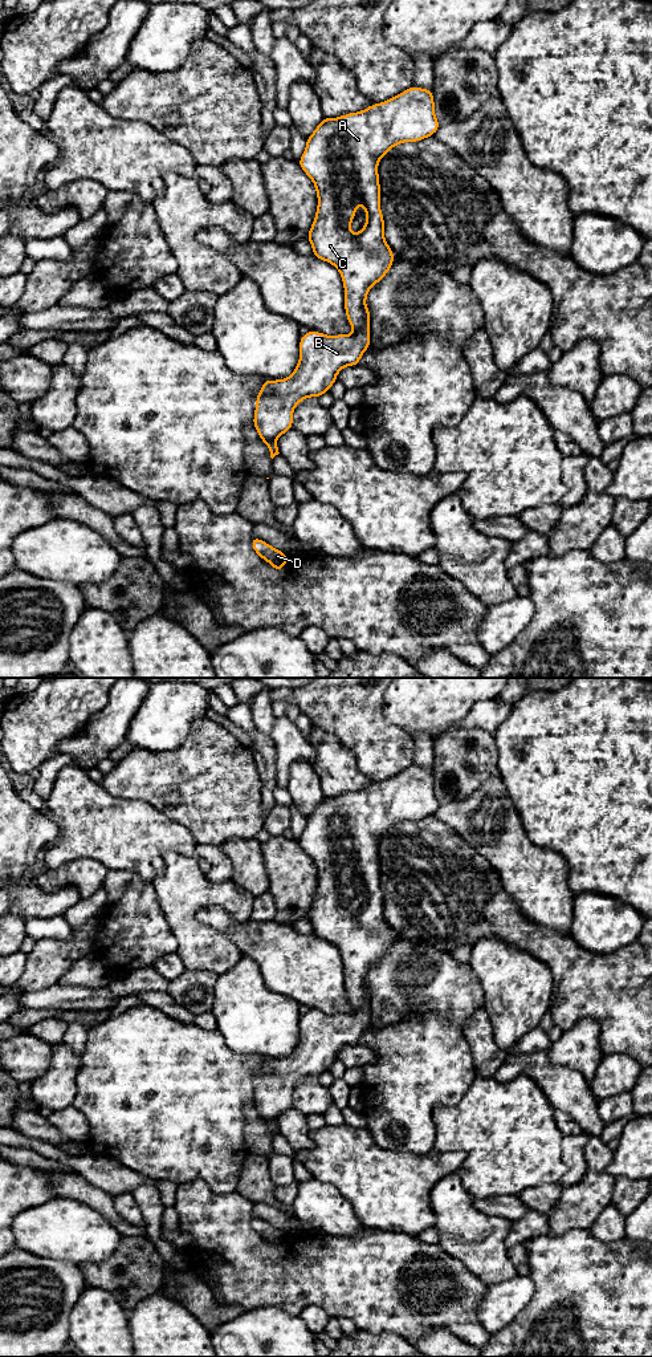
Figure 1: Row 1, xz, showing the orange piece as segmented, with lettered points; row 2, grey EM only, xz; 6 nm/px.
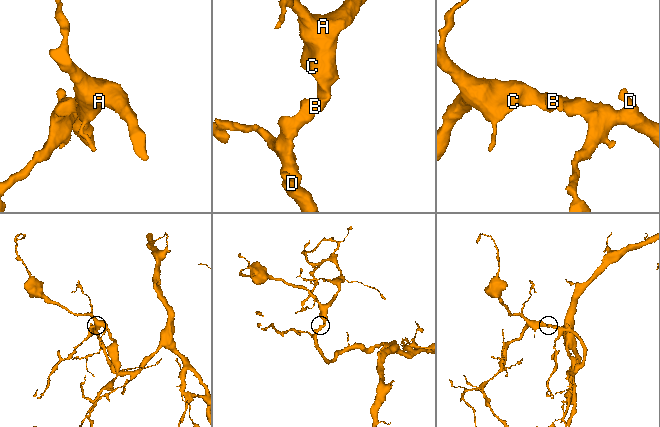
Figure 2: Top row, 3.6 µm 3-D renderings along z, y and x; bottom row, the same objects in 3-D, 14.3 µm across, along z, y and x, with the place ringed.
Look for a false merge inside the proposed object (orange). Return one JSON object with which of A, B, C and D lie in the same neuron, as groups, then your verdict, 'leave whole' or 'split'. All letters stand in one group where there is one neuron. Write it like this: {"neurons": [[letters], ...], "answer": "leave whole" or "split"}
{"neurons": [["A", "B", "C", "D"]], "answer": "leave whole"}

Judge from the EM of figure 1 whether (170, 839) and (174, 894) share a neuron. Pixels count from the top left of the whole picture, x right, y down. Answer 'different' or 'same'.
different

